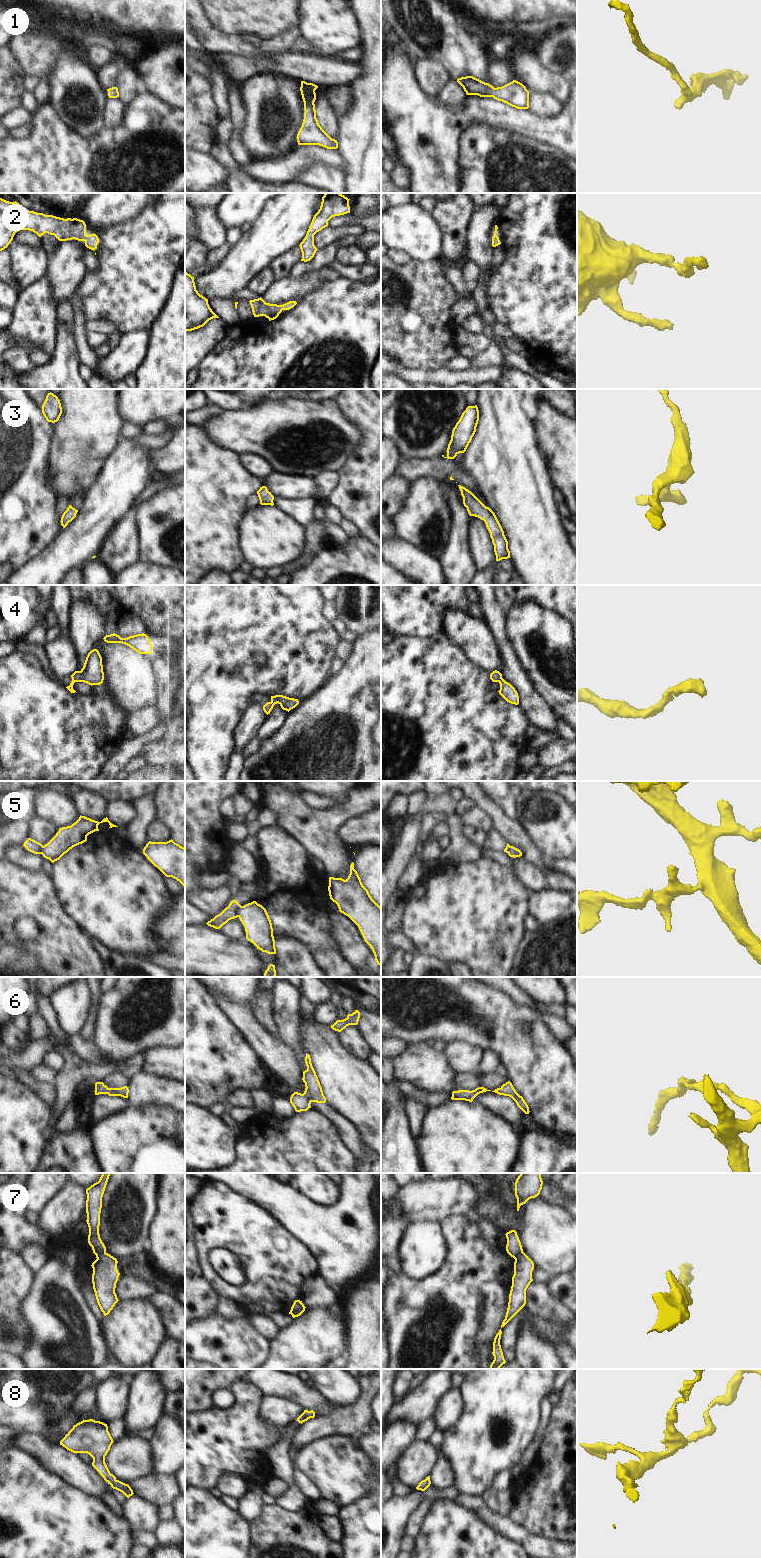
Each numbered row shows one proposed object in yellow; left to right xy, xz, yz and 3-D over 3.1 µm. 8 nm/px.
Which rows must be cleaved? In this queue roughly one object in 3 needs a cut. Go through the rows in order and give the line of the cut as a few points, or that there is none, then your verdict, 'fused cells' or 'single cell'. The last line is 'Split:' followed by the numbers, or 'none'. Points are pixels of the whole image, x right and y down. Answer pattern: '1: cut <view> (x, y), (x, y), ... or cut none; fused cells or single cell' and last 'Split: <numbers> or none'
1: cut none; single cell
2: cut none; single cell
3: cut none; single cell
4: cut none; single cell
5: cut xz (242, 906), (238, 916); fused cells
6: cut none; single cell
7: cut xy (105, 1252), (96, 1255); fused cells
8: cut none; single cell
Split: 5, 7

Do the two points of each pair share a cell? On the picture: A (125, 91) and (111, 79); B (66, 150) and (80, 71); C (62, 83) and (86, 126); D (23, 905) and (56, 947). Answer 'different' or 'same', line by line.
A: different
B: different
C: same
D: same

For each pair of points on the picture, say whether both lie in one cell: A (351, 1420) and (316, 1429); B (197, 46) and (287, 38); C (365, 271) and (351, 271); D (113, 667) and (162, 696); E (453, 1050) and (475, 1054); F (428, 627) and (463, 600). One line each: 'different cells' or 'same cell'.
A: same cell
B: different cells
C: same cell
D: same cell
E: same cell
F: same cell

